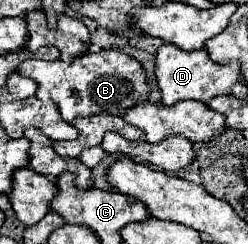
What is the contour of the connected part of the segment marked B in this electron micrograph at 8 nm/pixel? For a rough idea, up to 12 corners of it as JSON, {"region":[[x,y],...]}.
{"region":[[118,49],[72,63],[28,59],[62,119],[124,115],[148,101],[146,69]]}

